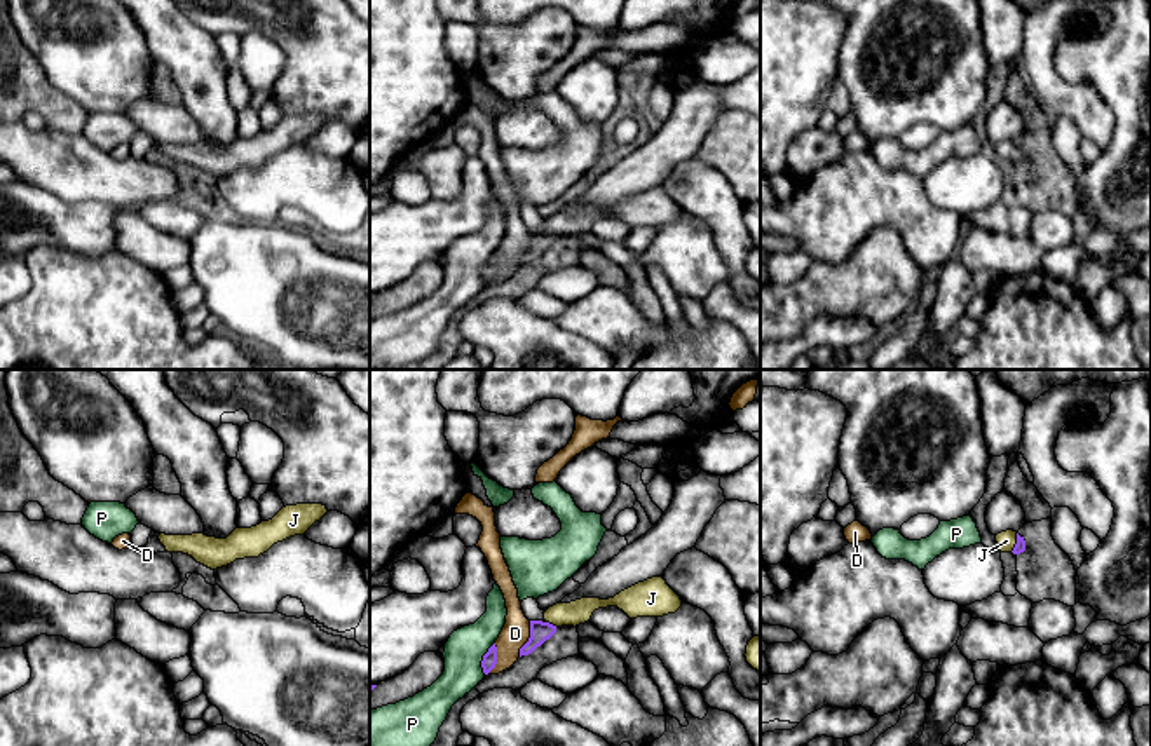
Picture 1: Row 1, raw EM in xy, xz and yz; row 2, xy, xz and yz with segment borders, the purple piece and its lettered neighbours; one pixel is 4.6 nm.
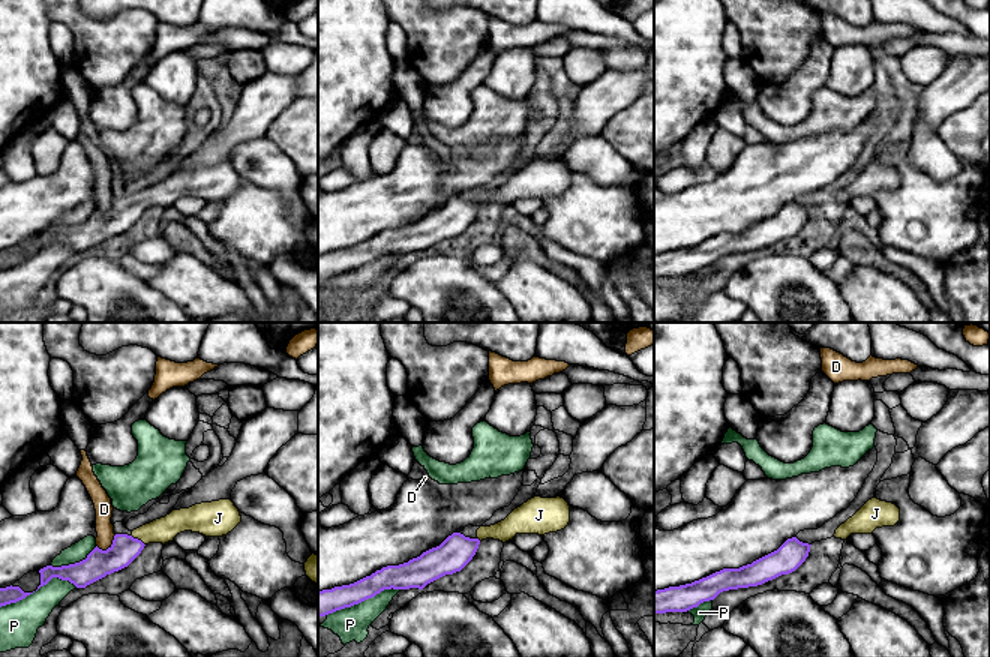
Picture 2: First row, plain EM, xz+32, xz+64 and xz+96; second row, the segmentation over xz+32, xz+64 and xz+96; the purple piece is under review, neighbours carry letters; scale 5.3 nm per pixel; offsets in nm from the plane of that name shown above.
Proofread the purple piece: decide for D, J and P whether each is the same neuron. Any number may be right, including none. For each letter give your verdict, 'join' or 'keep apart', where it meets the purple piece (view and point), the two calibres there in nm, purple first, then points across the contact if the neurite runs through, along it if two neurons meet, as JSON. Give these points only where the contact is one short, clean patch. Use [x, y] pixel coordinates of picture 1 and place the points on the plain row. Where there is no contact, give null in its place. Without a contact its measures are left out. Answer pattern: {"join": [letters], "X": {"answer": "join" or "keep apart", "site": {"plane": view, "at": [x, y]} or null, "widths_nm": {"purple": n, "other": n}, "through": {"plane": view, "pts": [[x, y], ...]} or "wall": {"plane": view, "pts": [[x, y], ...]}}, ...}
{"join": ["J"], "D": {"answer": "keep apart", "site": {"plane": "xz", "at": [529, 248]}, "widths_nm": {"purple": 100, "other": 130}, "wall": {"plane": "xz", "pts": [[531, 230], [531, 246], [518, 265]]}}, "J": {"answer": "join", "site": {"plane": "xz", "at": [551, 234]}, "widths_nm": {"purple": 100, "other": 110}, "through": {"plane": "xz", "pts": [[539, 241], [551, 234], [562, 223], [576, 222]]}}, "P": {"answer": "keep apart", "site": {"plane": "xz", "at": [483, 267]}, "widths_nm": {"purple": 70, "other": 180}}}

